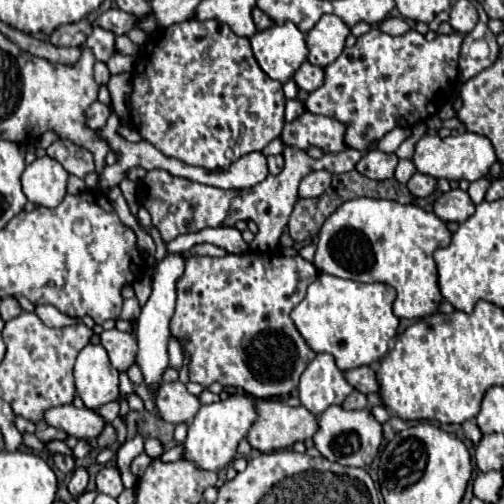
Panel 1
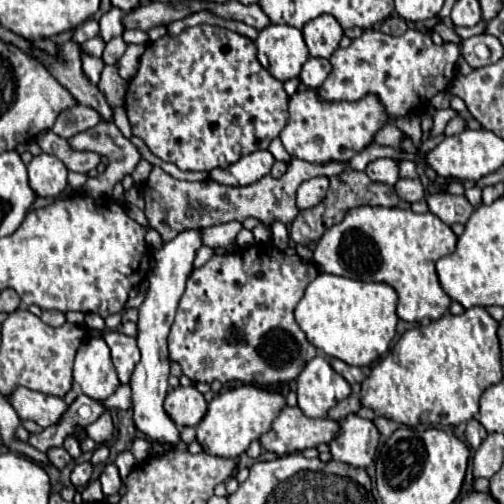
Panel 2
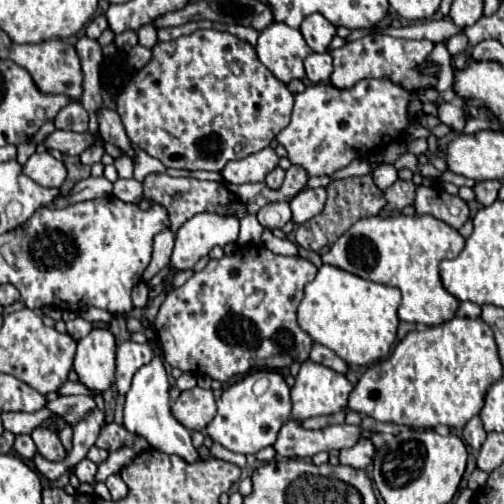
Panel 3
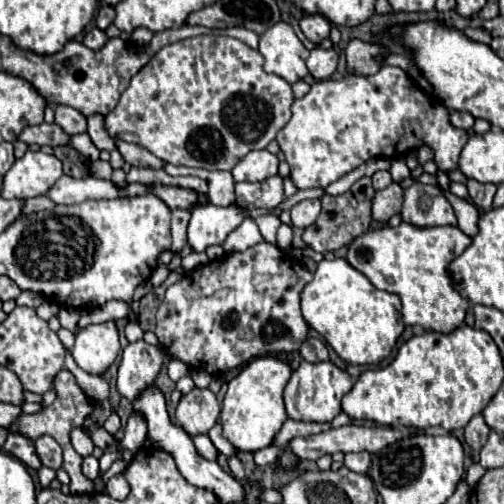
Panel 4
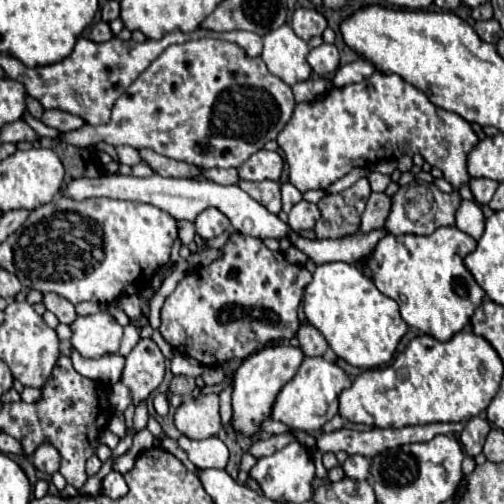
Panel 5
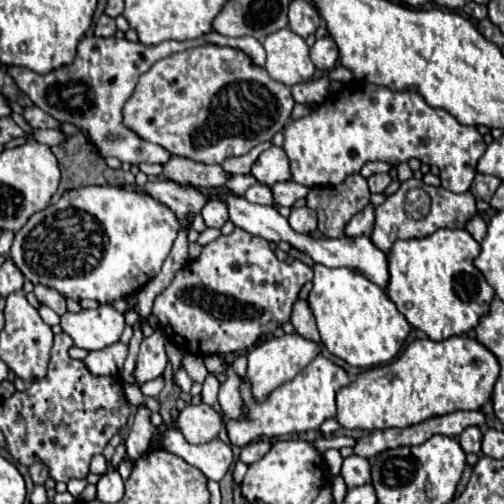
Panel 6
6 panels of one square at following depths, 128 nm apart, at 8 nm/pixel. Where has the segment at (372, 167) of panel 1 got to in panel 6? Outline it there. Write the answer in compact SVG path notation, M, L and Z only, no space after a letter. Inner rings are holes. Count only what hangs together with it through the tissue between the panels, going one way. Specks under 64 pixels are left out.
M374 174L374 176L368 178L368 184L370 184L370 192L372 192L372 194L384 192L386 186L390 184L390 176L388 176L388 174Z

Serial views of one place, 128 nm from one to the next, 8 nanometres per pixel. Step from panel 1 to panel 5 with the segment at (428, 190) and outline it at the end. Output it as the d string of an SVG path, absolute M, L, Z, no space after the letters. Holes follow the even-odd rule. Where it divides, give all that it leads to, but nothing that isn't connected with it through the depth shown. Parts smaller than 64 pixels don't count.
M372 192L368 202L366 202L366 210L362 214L362 226L360 226L362 232L370 232L370 230L376 230L376 228L382 228L386 224L390 208L392 208L392 198L388 194Z

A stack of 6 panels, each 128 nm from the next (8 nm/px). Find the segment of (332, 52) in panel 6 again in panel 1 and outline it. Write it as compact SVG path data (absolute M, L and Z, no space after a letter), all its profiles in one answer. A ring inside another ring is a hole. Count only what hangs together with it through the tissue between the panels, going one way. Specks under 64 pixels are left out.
M304 62L296 74L294 74L294 82L300 90L306 90L306 92L314 92L316 88L322 86L324 82L324 70L310 64L310 62Z

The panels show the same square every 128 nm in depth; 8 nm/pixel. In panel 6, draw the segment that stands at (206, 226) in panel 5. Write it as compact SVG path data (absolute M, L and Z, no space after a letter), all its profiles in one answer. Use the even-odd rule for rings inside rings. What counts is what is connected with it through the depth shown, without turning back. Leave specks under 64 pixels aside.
M208 200L202 208L202 218L208 228L222 228L228 222L228 210L218 200Z

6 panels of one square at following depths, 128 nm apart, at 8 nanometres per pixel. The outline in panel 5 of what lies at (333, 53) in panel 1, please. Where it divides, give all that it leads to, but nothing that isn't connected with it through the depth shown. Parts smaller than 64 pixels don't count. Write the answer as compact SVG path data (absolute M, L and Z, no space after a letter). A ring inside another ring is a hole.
M298 8L292 16L292 28L294 32L302 38L302 40L310 40L314 36L322 36L322 32L326 30L326 18L318 12L318 10L310 10L310 8Z

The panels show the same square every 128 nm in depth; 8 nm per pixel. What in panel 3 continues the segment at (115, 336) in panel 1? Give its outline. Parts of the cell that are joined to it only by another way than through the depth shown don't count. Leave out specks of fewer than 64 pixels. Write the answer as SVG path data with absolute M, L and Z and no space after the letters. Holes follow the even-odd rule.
M132 340L120 342L116 348L116 388L120 394L126 394L132 382L134 372L148 364L152 350L148 344L136 344Z

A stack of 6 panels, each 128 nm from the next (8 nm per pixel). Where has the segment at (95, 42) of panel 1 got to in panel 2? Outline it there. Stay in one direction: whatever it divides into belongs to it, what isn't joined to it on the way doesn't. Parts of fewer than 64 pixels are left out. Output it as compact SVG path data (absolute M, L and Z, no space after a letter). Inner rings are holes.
M112 8L110 12L106 12L100 18L100 38L104 42L110 42L110 38L120 36L124 32L124 28L122 28L122 14L124 12L120 8Z

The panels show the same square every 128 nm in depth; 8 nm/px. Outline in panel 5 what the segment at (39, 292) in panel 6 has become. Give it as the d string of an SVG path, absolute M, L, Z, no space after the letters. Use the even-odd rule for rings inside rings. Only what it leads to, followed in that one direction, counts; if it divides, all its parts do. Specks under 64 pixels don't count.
M44 294L44 306L50 312L54 312L58 316L58 320L64 322L64 324L72 324L78 318L74 306L68 300L64 300L64 298L56 296L56 294Z

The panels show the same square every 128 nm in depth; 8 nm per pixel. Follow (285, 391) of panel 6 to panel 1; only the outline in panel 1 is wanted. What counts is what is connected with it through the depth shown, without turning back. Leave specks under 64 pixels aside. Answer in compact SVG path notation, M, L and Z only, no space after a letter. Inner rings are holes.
M316 354L300 378L300 402L312 414L322 414L332 404L342 404L354 388L344 380L332 354Z

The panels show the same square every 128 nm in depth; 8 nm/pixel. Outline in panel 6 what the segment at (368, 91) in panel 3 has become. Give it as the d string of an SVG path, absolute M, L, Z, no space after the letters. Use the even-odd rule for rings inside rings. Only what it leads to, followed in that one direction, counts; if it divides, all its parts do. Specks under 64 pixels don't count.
M356 84L352 86L352 92L348 94L346 100L338 100L338 98L330 98L326 100L324 104L318 104L310 114L302 116L302 118L296 118L296 120L290 120L290 124L284 128L284 152L290 160L290 172L292 172L292 180L302 184L302 186L336 186L340 182L344 182L348 176L352 174L358 174L360 168L366 164L366 162L372 162L372 160L382 160L382 162L388 162L388 164L398 164L398 162L408 162L410 158L418 158L420 162L424 164L436 164L442 172L442 186L446 190L452 190L452 192L468 192L470 190L470 184L476 176L476 162L478 158L484 154L486 150L486 142L484 138L480 136L480 132L476 130L476 126L464 126L460 124L452 114L448 114L446 110L440 110L440 108L432 108L426 104L426 100L418 94L418 92L396 92L396 90L390 90L386 86L376 86L376 84Z

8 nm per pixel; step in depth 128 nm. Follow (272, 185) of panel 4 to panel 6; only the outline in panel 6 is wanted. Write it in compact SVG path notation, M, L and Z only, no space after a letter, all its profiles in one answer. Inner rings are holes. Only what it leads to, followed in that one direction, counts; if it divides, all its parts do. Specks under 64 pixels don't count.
M256 182L254 186L248 188L248 192L246 192L244 196L246 196L246 200L256 202L256 204L276 206L276 202L274 202L274 194L272 194L272 190L270 190L266 184L258 184L258 182Z

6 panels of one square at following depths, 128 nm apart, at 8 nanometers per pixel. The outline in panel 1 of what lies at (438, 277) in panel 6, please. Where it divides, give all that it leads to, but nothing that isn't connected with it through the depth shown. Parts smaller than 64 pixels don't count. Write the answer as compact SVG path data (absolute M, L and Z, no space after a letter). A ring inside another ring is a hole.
M354 198L354 200L346 200L324 222L324 226L318 234L314 266L318 268L318 272L354 280L354 282L390 284L396 290L394 314L398 318L428 318L430 314L436 312L436 308L442 300L442 294L438 290L438 274L436 274L436 262L432 258L432 252L436 248L448 246L450 236L452 236L450 230L434 212L426 212L414 204L402 206L402 204L396 204L394 200Z

